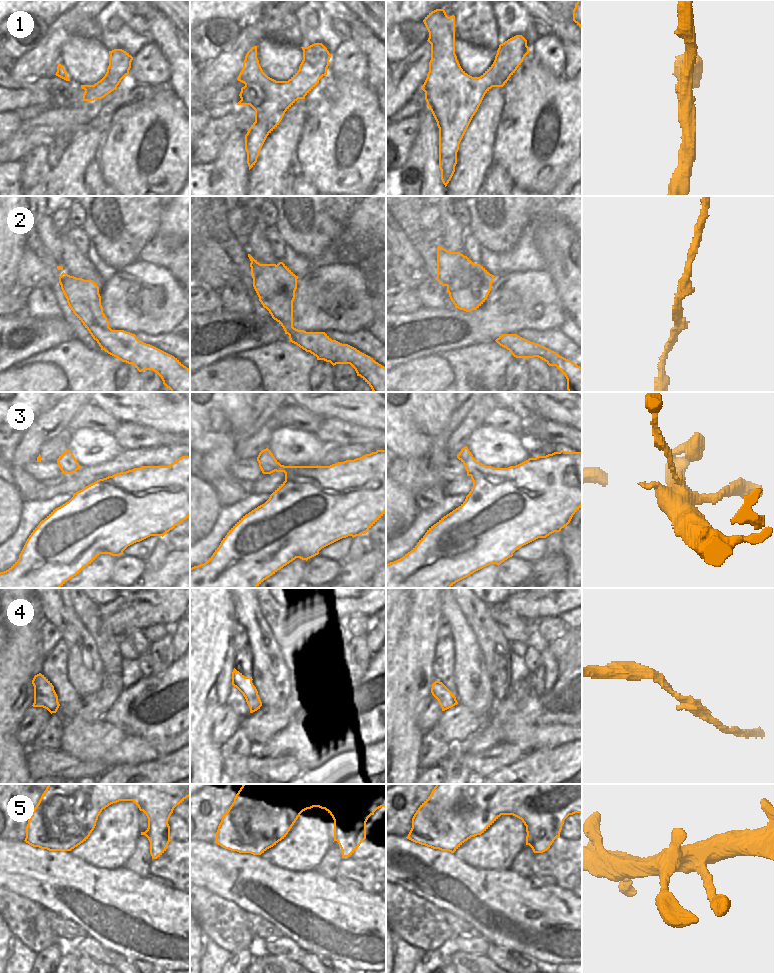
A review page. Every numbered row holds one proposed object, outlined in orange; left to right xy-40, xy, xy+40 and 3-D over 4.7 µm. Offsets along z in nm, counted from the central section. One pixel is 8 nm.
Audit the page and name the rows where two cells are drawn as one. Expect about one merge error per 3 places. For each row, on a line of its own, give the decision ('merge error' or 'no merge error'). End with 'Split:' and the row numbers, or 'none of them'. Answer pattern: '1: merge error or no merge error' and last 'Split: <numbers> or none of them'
1: no merge error
2: no merge error
3: merge error
4: no merge error
5: no merge error
Split: 3

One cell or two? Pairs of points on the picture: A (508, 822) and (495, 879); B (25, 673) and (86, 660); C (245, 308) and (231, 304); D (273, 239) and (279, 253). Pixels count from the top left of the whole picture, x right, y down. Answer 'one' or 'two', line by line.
A: two
B: two
C: one
D: one

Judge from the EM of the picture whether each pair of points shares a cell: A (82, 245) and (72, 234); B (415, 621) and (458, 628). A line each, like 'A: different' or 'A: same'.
A: same
B: different

